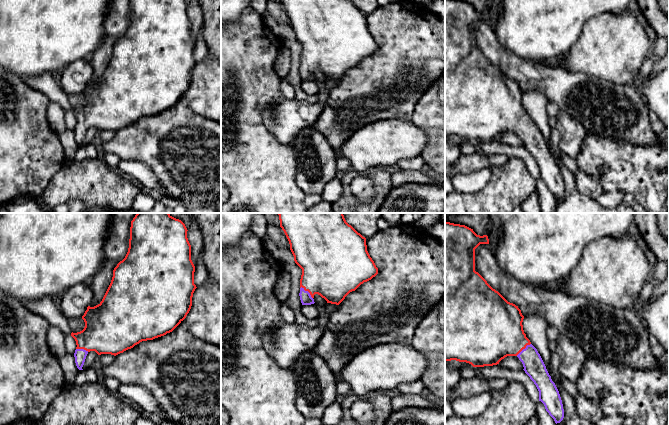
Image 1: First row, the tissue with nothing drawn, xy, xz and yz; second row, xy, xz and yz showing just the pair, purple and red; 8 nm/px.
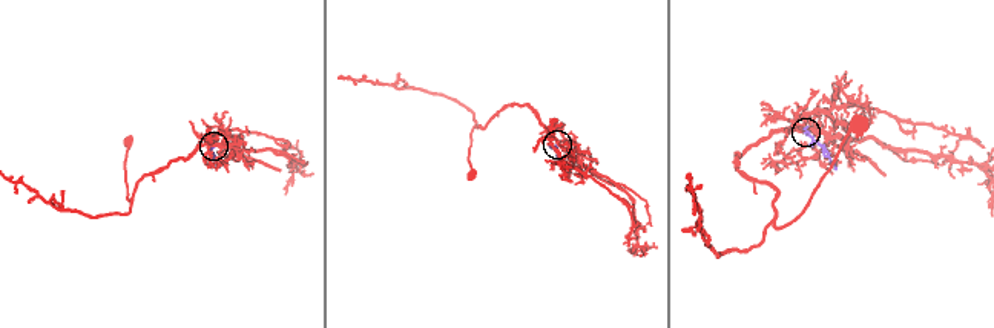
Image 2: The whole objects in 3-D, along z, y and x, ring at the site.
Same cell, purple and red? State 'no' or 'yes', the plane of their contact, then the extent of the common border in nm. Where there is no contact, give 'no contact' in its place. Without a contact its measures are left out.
yes | xz | 140 nm

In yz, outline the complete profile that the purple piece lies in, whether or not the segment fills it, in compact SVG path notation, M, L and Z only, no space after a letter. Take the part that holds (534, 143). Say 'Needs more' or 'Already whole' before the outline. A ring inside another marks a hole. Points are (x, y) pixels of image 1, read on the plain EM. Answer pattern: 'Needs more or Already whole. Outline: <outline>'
Needs more. Outline: M445 0L445 137L456 136L469 139L473 143L484 143L497 141L507 132L517 132L523 140L523 146L539 167L539 177L544 180L555 199L560 199L564 194L564 185L559 167L537 125L524 109L524 92L521 86L508 78L475 47L475 25L480 20L489 20L487 11L477 11L465 1Z

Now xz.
Needs more. Outline: M280 0L280 3L289 17L295 39L302 45L299 69L302 81L314 80L315 70L327 79L339 81L350 68L378 50L378 44L367 27L366 14L349 0Z

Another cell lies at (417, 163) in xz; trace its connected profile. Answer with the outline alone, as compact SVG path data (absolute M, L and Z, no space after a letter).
M422 156L401 160L397 163L400 170L423 170L425 162Z

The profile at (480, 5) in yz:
M460 0L471 4L477 11L487 11L491 0Z

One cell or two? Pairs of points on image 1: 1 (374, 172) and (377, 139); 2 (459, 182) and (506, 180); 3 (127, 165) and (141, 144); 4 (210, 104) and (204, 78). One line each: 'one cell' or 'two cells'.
1: two cells
2: two cells
3: two cells
4: one cell

